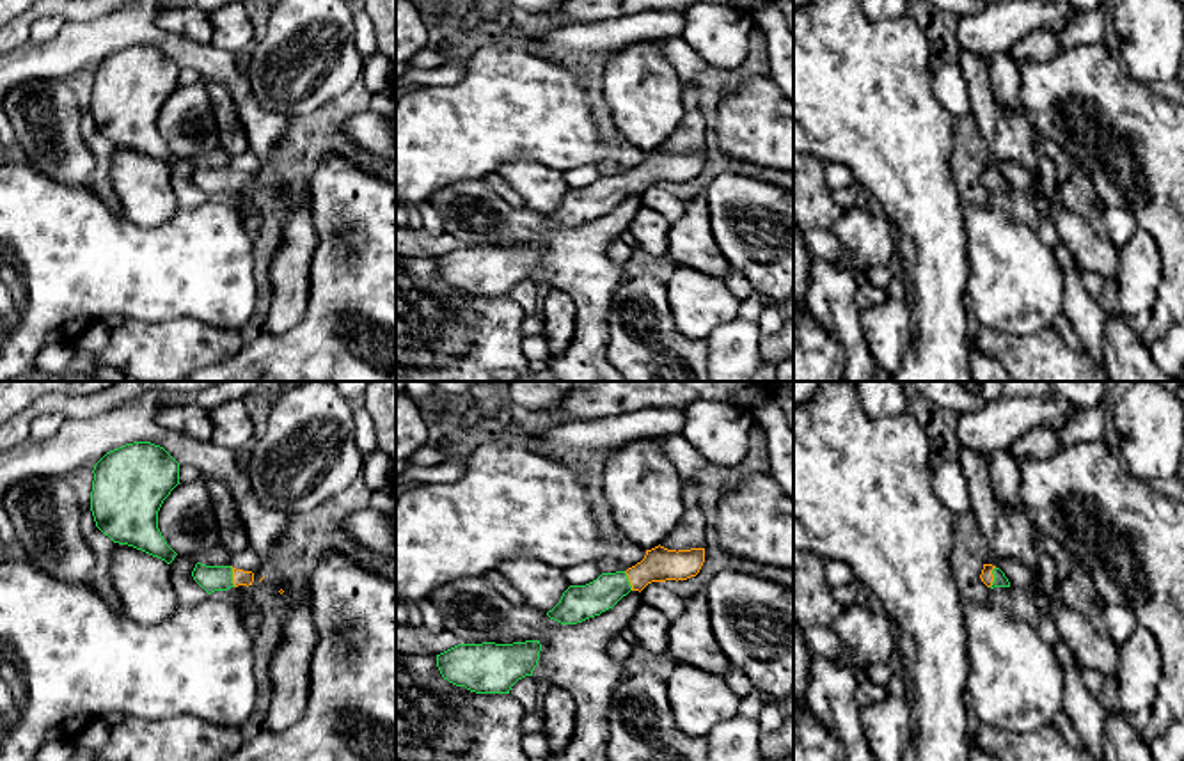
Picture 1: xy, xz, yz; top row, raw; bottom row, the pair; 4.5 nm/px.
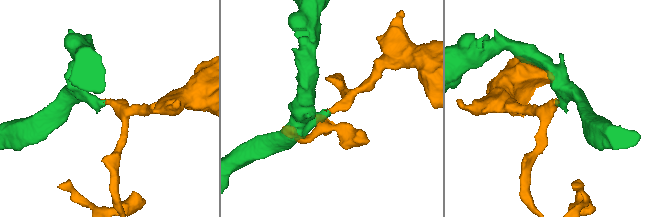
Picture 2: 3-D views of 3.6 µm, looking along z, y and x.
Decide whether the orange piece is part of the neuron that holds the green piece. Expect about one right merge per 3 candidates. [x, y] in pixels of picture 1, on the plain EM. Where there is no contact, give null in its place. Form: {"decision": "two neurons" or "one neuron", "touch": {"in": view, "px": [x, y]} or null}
{"decision": "one neuron", "touch": {"in": "xy", "px": [231, 180]}}

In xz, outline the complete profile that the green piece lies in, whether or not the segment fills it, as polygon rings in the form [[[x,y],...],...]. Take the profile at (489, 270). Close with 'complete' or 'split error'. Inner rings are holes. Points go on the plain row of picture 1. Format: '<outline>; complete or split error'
[[[540,243],[458,247],[437,257],[437,270],[444,282],[470,294],[509,296],[518,282],[533,279],[540,254]]]; complete

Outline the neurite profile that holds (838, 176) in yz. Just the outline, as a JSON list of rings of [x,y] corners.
[[[825,163],[825,184],[831,192],[843,190],[850,186],[854,181],[854,176],[847,165],[841,163]]]

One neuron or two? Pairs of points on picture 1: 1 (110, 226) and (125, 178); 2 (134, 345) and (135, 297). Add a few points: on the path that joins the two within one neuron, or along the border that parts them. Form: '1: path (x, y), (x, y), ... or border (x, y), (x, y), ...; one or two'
1: border (123, 213), (141, 226), (164, 224); two
2: border (178, 318), (164, 321), (126, 320); two

